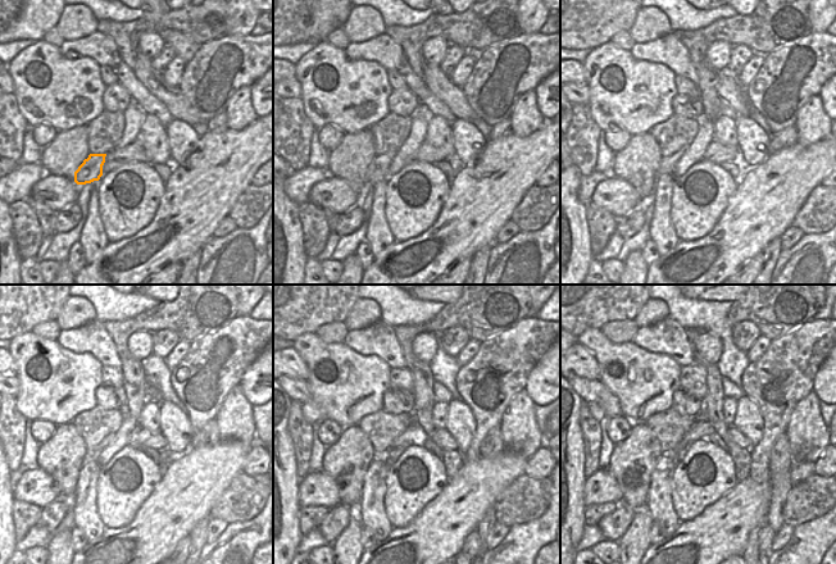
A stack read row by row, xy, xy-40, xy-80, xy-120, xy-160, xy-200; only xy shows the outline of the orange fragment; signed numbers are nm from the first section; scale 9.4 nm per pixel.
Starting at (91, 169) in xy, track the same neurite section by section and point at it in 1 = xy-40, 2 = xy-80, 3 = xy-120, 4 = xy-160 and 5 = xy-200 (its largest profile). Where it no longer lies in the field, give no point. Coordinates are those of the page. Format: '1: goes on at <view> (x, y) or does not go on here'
1: goes on at xy-40 (377, 171)
2: goes on at xy-80 (667, 164)
3: goes on at xy-120 (108, 439)
4: goes on at xy-160 (414, 433)
5: goes on at xy-200 (702, 428)

